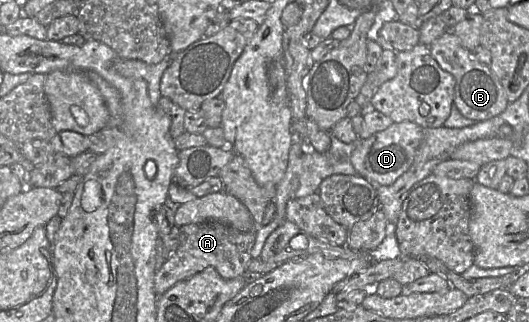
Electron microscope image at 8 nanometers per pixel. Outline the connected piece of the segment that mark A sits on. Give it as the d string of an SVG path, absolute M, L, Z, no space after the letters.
M220 222L183 225L180 227L176 253L154 274L154 291L157 298L176 283L192 277L207 267L214 267L224 279L243 276L252 259L251 250L255 240L256 231L241 232Z

